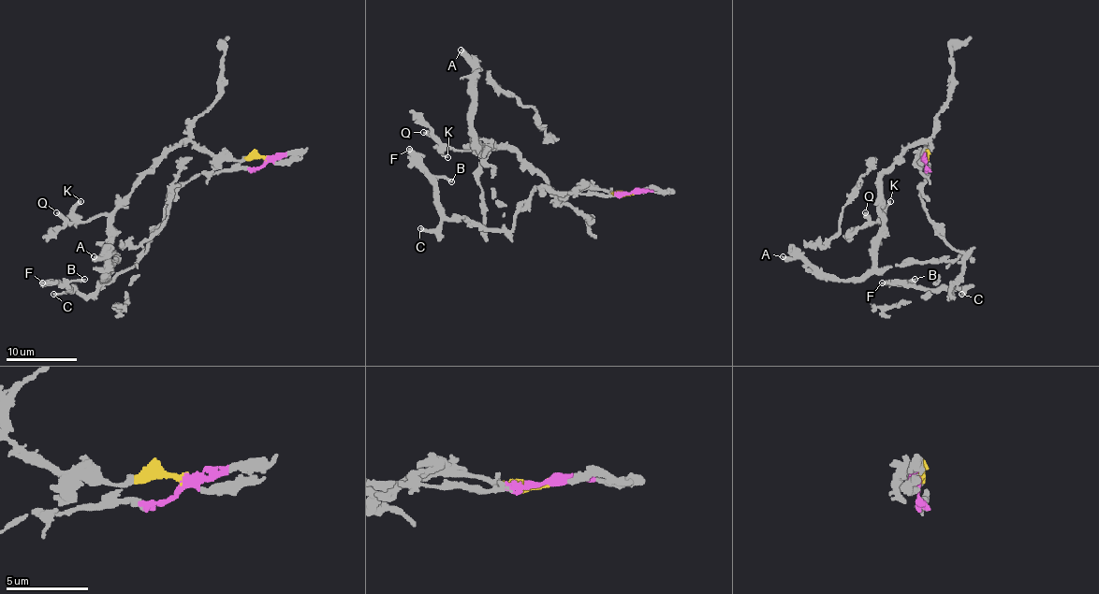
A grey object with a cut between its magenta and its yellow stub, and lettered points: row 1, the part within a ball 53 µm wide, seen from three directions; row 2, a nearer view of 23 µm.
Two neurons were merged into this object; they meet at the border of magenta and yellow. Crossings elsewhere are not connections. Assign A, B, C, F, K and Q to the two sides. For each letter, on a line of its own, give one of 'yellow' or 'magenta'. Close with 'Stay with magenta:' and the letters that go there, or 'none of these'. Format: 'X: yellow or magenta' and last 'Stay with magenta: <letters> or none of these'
A: yellow
B: magenta
C: magenta
F: magenta
K: yellow
Q: yellow
Stay with magenta: B, C, F

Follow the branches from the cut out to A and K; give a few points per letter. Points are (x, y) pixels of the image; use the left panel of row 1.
A: (266, 159), (212, 158), (193, 143), (181, 141), (115, 211), (106, 281), (106, 261), (94, 257)
K: (266, 159), (212, 158), (189, 141), (175, 145), (111, 212), (95, 214), (84, 222), (74, 212), (80, 200)

